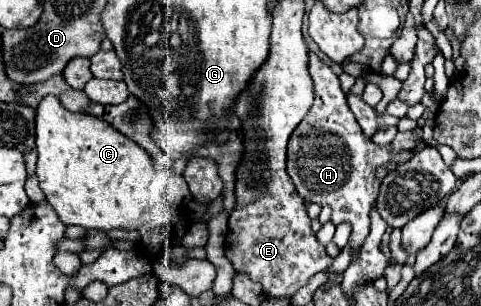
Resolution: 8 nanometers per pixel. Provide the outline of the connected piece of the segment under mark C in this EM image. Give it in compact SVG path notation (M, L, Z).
M51 95L39 103L35 127L39 187L61 223L99 231L133 231L143 225L149 183L155 179L155 167L145 149L95 117L63 109L59 99Z

